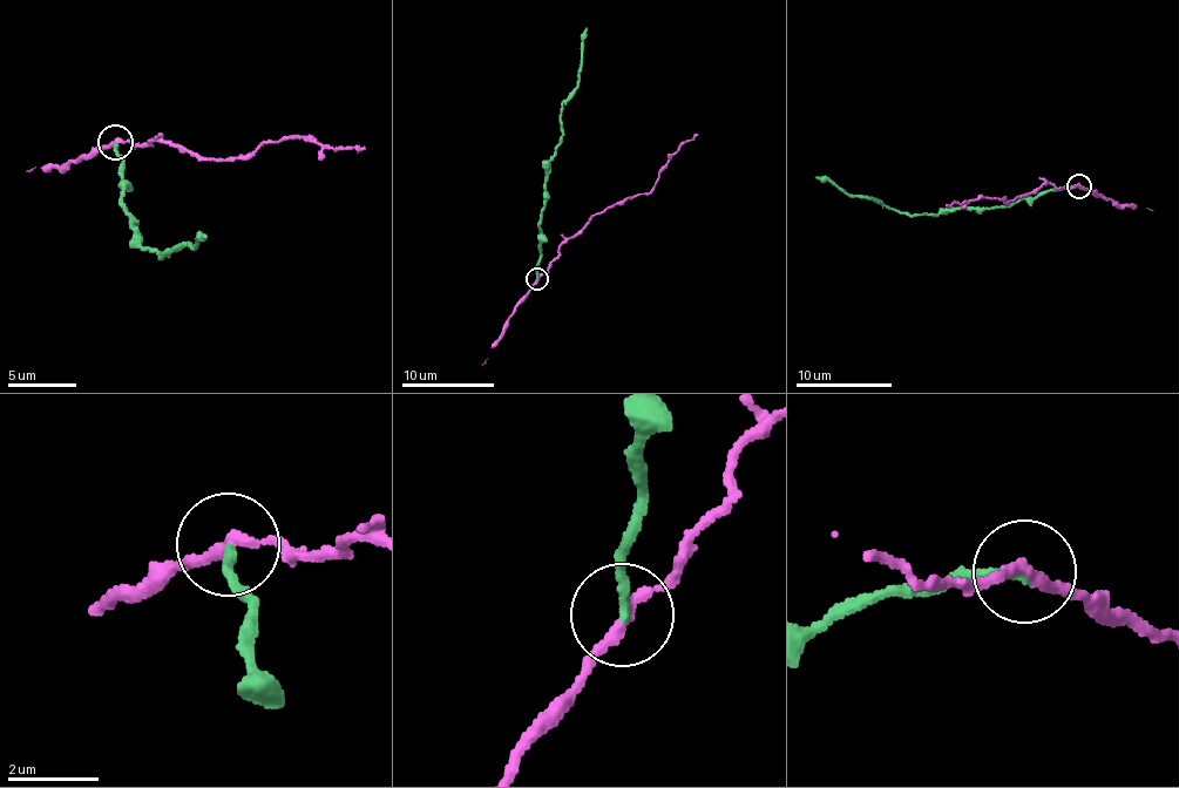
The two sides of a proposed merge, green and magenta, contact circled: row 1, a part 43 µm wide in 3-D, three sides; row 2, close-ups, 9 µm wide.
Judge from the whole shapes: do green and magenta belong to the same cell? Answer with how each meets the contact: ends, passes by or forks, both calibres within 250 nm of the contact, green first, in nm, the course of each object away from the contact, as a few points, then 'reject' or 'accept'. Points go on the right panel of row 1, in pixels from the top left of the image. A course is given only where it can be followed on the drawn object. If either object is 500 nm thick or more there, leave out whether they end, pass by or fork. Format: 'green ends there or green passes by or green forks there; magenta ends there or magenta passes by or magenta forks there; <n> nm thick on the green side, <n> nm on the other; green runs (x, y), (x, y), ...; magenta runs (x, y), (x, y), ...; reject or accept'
green ends there; magenta passes by; 200 nm thick on the green side, 240 nm on the other; green runs (1079, 187), (1044, 190), (1008, 206), (912, 214), (869, 198), (851, 197), (828, 181), (814, 178); magenta runs (1079, 187), (1058, 189), (1049, 183), (1017, 196), (1009, 204), (1002, 197), (947, 204); reject

